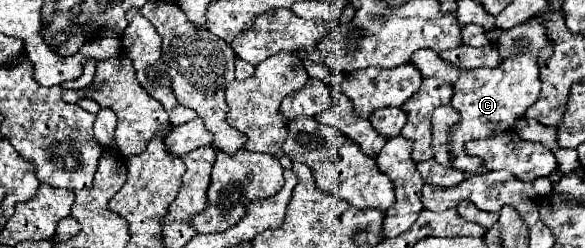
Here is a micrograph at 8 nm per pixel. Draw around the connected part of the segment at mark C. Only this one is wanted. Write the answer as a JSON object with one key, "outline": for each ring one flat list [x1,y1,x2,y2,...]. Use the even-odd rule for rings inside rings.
{"outline":[[529,19,529,23,521,23,521,27,511,27,503,31,497,39,497,49,503,59,495,69,461,69,445,63,435,51,421,49,413,53,411,63,419,69,423,77,445,79,453,87,451,107,459,113,459,123,449,129,449,153,451,153,451,167,473,175,483,169,481,159,467,155,465,143,473,139,487,139,493,135,503,135,513,131,521,119,525,119,525,111,533,107,537,95,541,93,541,79,539,79,539,63,545,55,553,53,553,43,545,35,545,25,541,19],[467,91,467,97,463,97]]}

